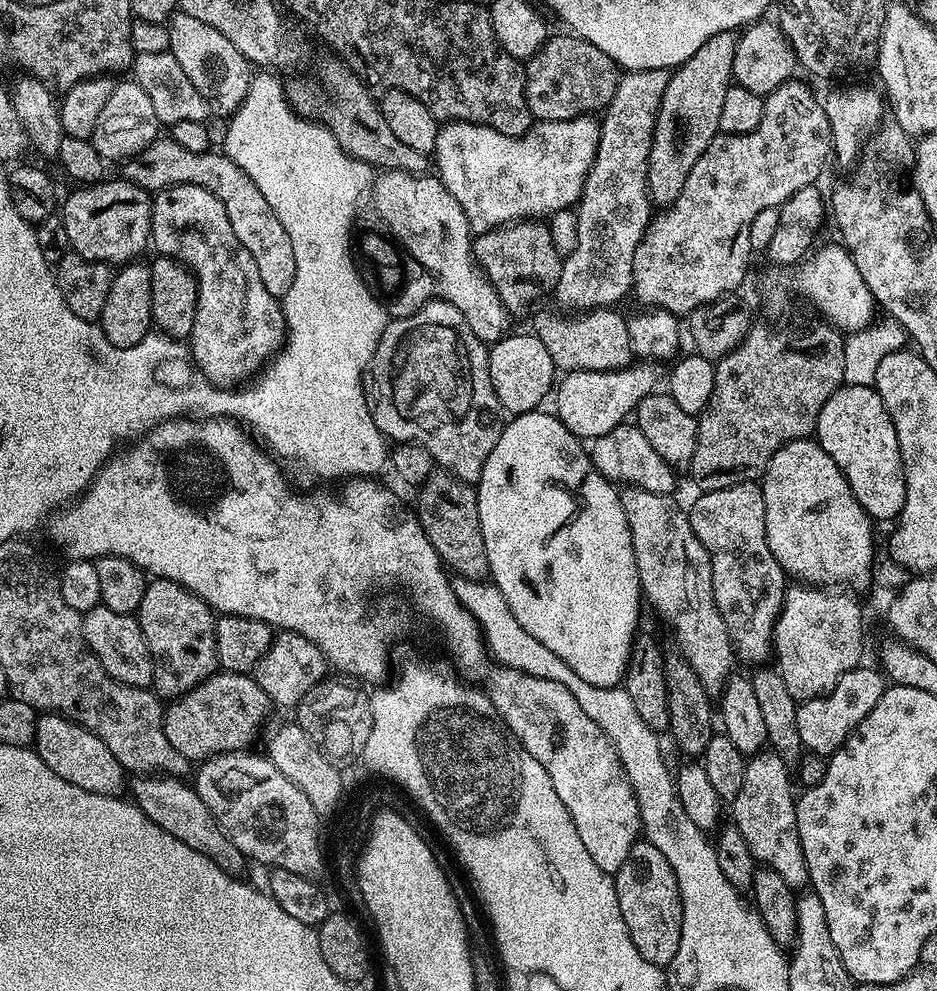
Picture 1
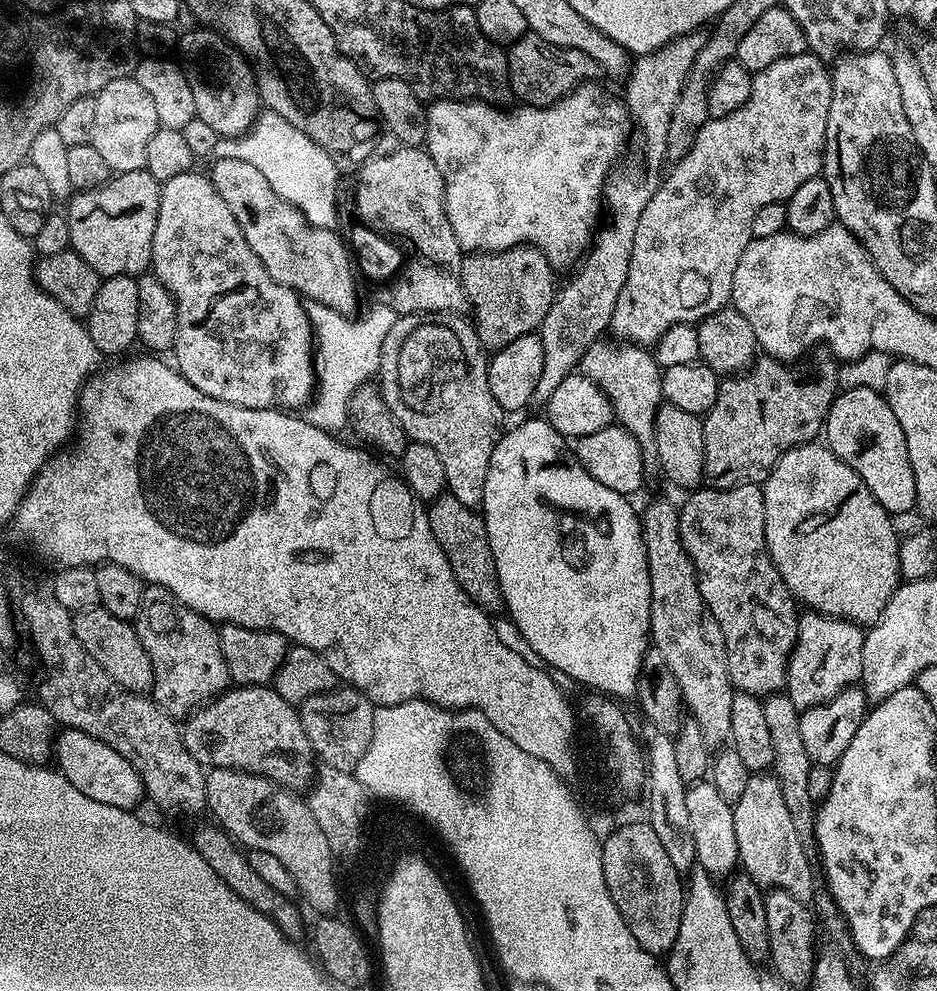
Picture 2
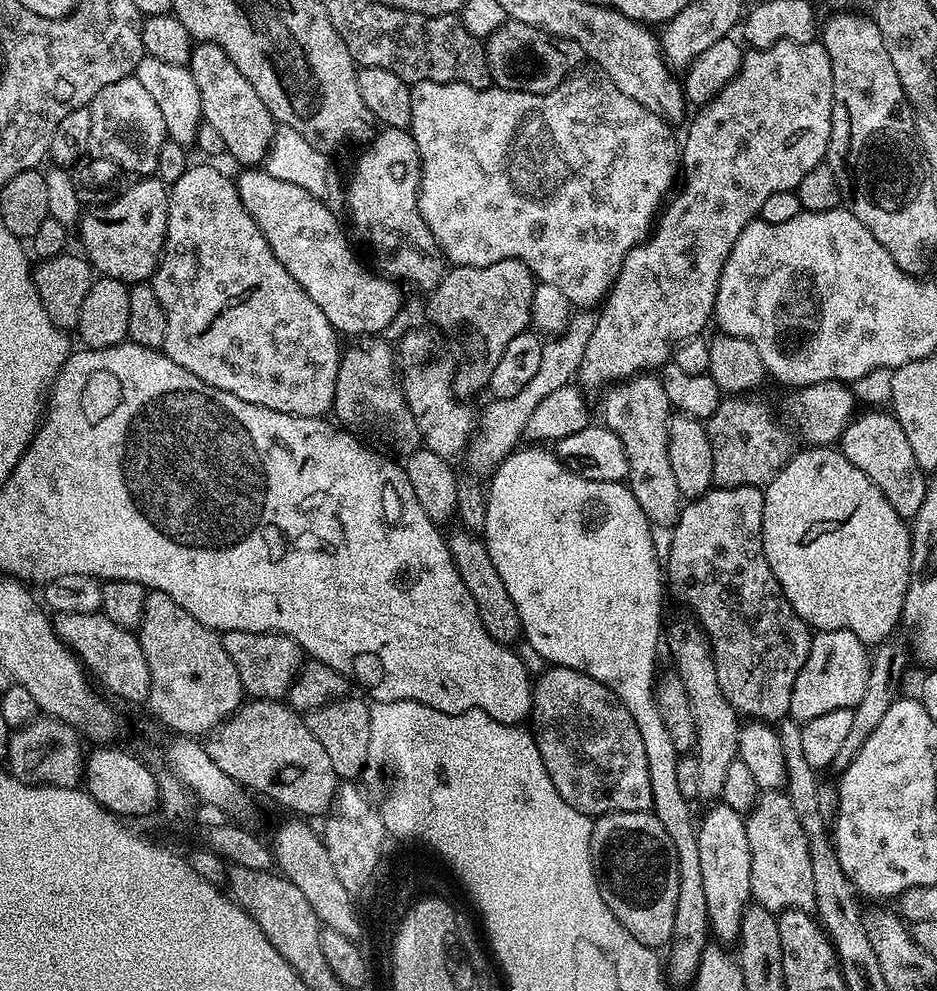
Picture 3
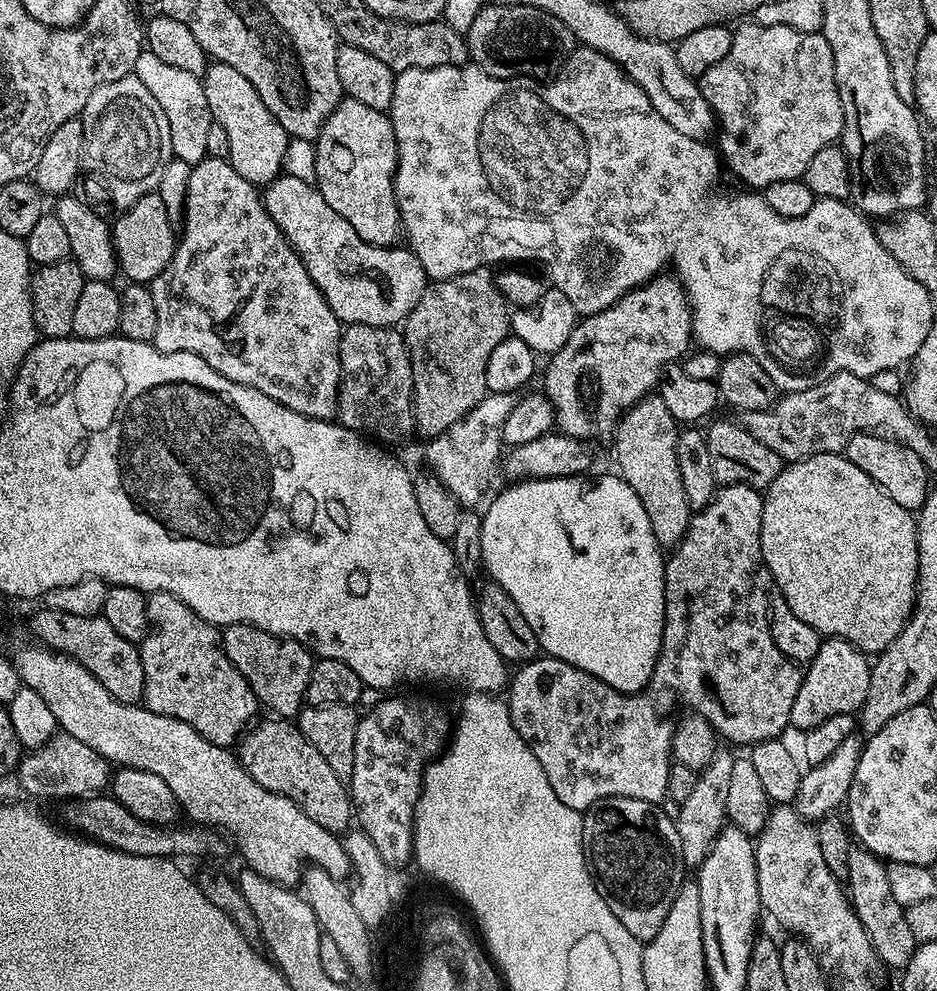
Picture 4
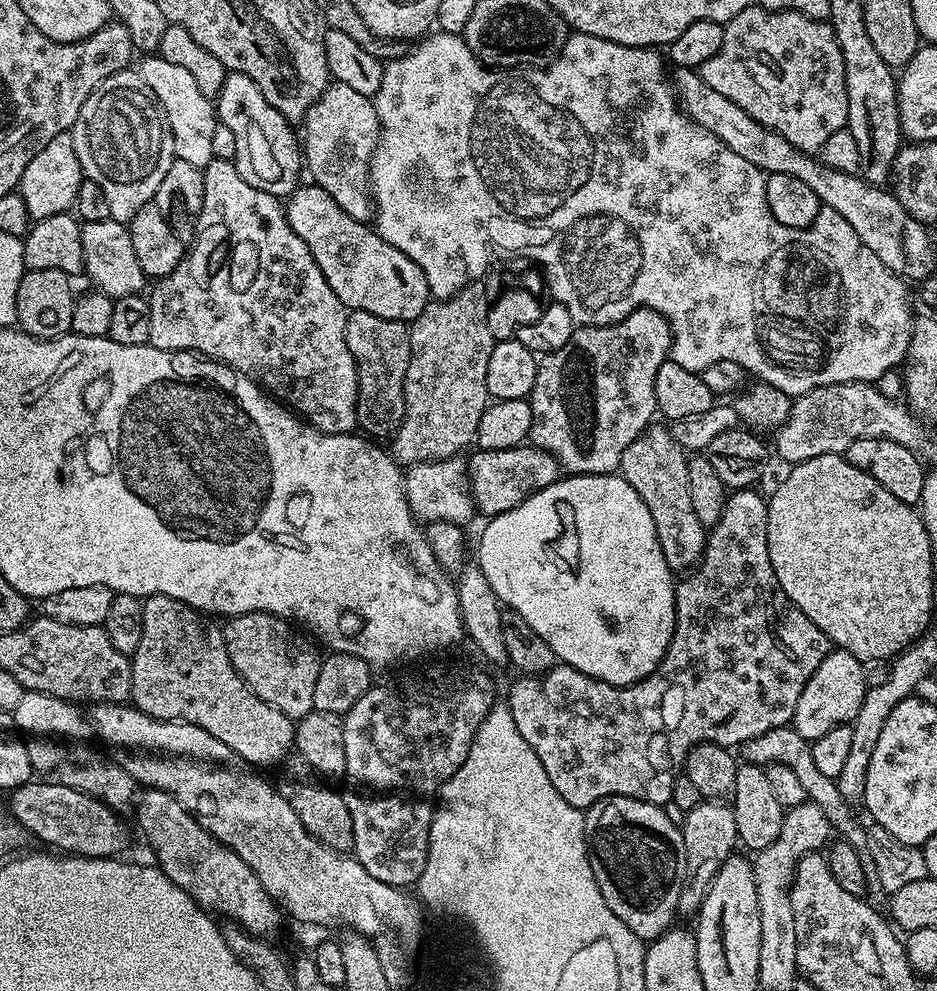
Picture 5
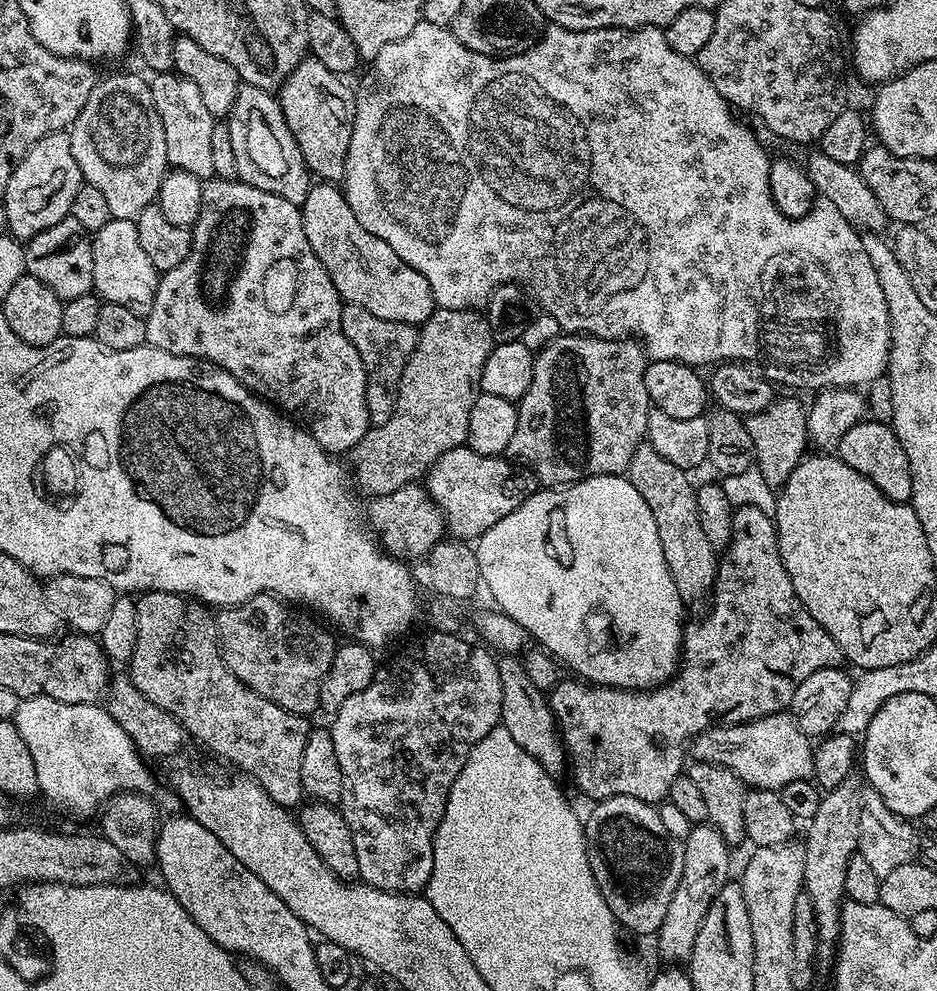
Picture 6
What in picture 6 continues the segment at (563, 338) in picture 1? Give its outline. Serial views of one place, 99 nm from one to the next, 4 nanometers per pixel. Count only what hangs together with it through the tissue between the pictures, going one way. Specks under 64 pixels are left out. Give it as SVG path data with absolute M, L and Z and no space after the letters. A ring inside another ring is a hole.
M648 443L638 446L634 450L634 458L630 458L630 466L626 473L626 479L642 494L642 502L650 506L650 514L654 514L654 526L658 526L658 539L662 541L662 555L666 558L666 566L670 570L670 578L674 586L678 586L678 594L685 605L692 606L695 600L709 599L712 588L716 584L716 565L718 563L717 549L710 546L706 533L698 523L698 502L696 501L696 488L688 481L689 473L683 468L674 466L658 450L654 450Z

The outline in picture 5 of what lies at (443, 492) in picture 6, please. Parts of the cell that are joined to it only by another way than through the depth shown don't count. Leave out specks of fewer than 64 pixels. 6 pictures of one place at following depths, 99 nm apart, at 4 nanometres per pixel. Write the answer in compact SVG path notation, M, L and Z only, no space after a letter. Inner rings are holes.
M521 446L518 448L507 448L506 450L476 450L472 460L467 461L468 482L472 489L473 501L481 513L485 512L485 517L491 518L518 506L526 498L530 498L538 490L546 486L555 484L561 479L562 469L560 463L551 454L541 448L531 446Z

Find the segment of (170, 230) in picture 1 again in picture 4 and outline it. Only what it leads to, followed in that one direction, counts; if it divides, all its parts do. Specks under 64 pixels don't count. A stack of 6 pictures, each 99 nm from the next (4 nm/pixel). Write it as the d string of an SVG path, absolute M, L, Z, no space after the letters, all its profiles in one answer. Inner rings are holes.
M210 155L205 156L197 164L191 165L186 176L187 180L188 197L184 200L184 232L182 228L176 241L174 258L170 258L166 270L162 270L162 274L158 274L158 278L154 278L150 285L154 298L154 310L158 314L158 326L154 330L151 343L155 344L159 352L198 354L203 360L210 362L210 366L214 366L218 374L230 378L230 382L250 386L254 390L262 390L266 398L274 398L274 402L303 416L309 416L315 420L332 420L337 415L340 406L340 377L342 375L340 370L340 334L342 331L340 319L336 317L334 310L330 310L326 298L310 278L300 255L294 251L290 241L282 234L282 230L278 230L274 218L270 218L257 185L242 178L242 174L238 174L238 170L234 170L234 166L227 160L219 160Z

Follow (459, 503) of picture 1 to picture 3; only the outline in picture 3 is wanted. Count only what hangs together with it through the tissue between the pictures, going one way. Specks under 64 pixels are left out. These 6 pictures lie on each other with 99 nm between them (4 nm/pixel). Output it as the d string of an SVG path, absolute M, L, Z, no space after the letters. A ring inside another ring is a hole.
M467 530L459 531L453 536L447 537L448 549L454 558L454 566L462 578L462 582L466 582L466 590L470 590L470 598L474 598L474 606L478 606L478 618L482 618L482 626L486 626L486 634L490 634L490 638L494 638L500 644L515 645L515 640L519 641L522 636L520 619L518 618L518 610L514 610L514 602L510 602L510 594L506 591L502 578L498 578L498 566L494 566L494 558L490 558L490 550L484 545L483 539L477 533Z

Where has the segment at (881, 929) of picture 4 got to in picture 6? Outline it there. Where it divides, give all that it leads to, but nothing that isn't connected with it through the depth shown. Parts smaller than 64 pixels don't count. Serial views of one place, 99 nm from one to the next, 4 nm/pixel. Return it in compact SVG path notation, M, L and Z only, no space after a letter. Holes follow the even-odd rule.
M787 711L763 716L741 724L722 724L700 733L690 745L697 761L702 764L720 764L730 770L749 789L770 788L779 790L786 782L812 780L814 762L813 741L798 726Z

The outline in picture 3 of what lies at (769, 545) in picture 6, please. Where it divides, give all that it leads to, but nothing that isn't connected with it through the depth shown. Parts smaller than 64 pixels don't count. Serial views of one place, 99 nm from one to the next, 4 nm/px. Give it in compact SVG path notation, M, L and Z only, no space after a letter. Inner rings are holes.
M755 484L738 486L737 488L717 488L700 496L697 500L687 501L680 509L680 516L670 529L672 541L668 544L668 560L666 556L666 584L672 592L693 612L695 623L704 630L708 643L712 646L712 657L716 663L718 686L722 686L722 694L726 694L726 702L734 711L744 718L779 722L788 716L790 710L790 694L794 690L794 678L798 678L798 670L806 662L806 654L810 654L813 633L802 618L790 606L786 594L782 594L782 586L778 586L778 578L770 570L770 562L766 562L766 554L762 546L762 514L764 513L764 493ZM555 666L545 669L540 677L535 677L532 686L530 725L532 736L536 739L534 750L542 758L542 766L546 766L550 782L554 782L554 790L558 790L560 797L574 806L574 810L589 818L601 816L603 812L649 811L652 795L646 749L642 746L640 731L633 725L628 713L614 703L611 690L585 672Z

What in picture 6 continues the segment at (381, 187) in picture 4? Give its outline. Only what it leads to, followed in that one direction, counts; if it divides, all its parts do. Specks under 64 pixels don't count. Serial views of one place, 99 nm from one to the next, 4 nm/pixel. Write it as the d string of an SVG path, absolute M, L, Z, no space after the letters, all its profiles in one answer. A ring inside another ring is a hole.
M305 58L291 72L278 90L280 109L286 118L298 150L306 162L309 173L324 182L340 182L344 179L346 150L350 150L350 134L354 126L356 98L353 89L348 89L347 79L341 73L326 70L322 62Z

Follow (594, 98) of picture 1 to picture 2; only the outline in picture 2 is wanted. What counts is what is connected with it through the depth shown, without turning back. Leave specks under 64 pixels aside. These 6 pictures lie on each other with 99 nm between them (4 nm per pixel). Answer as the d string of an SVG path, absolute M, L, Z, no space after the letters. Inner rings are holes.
M535 34L523 36L507 45L506 55L512 95L524 106L549 108L581 84L595 81L598 76L594 58L582 54L582 50L554 46Z

